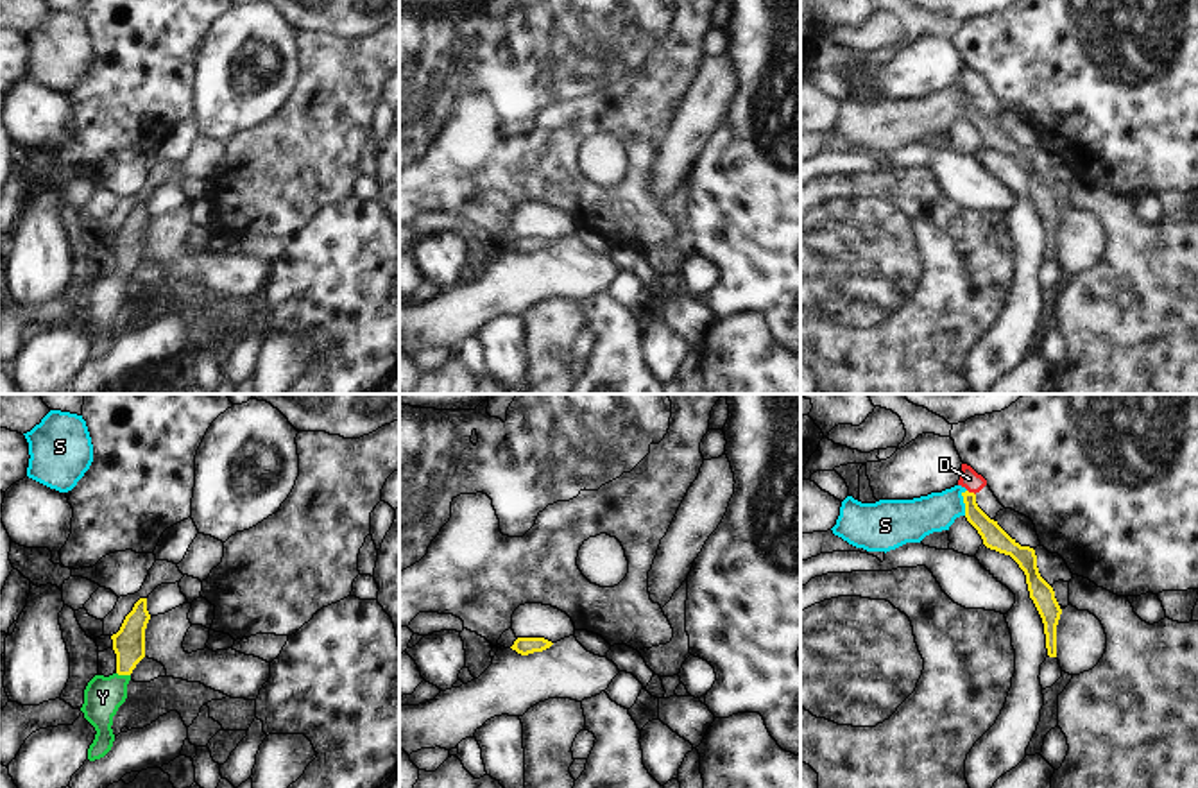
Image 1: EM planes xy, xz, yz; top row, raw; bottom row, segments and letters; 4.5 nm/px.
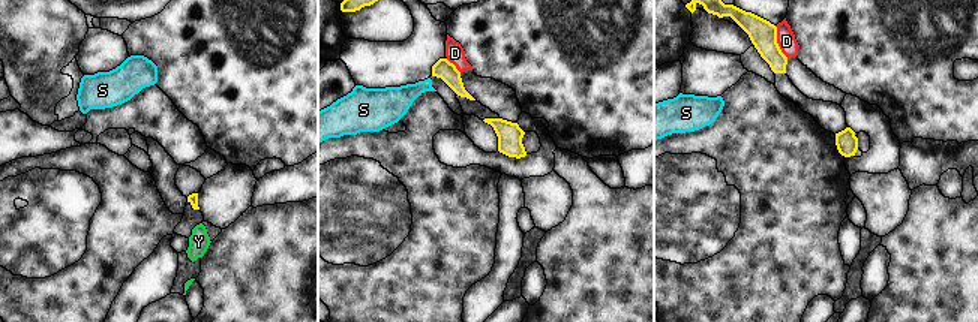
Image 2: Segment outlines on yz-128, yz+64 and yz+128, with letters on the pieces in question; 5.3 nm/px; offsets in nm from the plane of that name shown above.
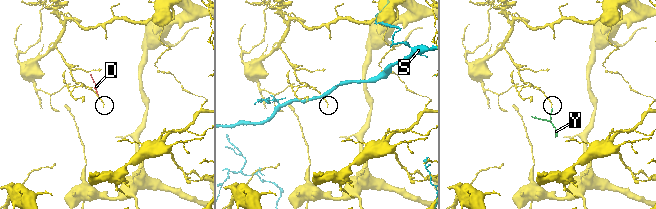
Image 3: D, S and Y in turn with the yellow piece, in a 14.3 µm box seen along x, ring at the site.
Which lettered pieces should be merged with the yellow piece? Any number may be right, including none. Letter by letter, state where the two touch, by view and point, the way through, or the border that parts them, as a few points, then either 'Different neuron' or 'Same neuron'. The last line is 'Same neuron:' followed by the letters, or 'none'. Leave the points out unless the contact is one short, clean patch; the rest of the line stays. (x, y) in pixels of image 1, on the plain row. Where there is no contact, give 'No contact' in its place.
D: Touches yellow at yz (971, 92). Boundary: yz (967, 88), (975, 94). Different neuron
S: Touches yellow at yz (964, 101). Boundary: yz (966, 88), (962, 94), (966, 113). Different neuron
Y: Touches yellow at xy (124, 273). Path across: xy (129, 240), (124, 273), (102, 296). Same neuron
Same neuron: Y.

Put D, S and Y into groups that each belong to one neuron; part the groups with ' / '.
D / S / Y

